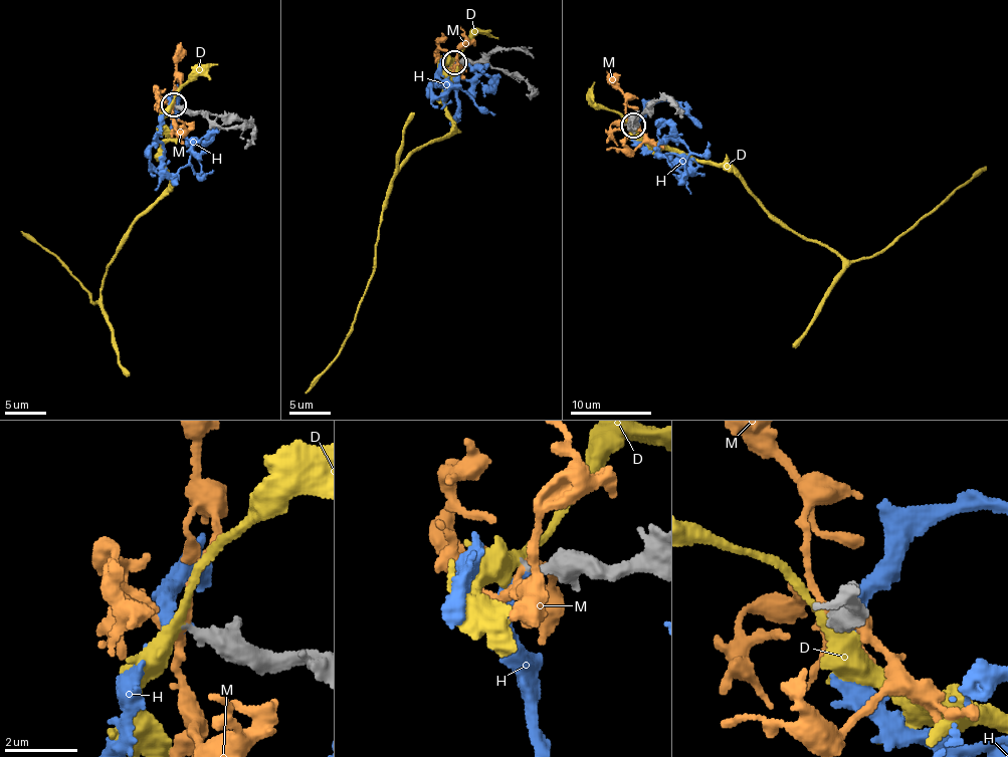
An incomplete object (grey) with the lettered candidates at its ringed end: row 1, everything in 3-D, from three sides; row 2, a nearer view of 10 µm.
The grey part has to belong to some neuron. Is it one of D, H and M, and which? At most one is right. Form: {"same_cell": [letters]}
{"same_cell": ["H"]}

